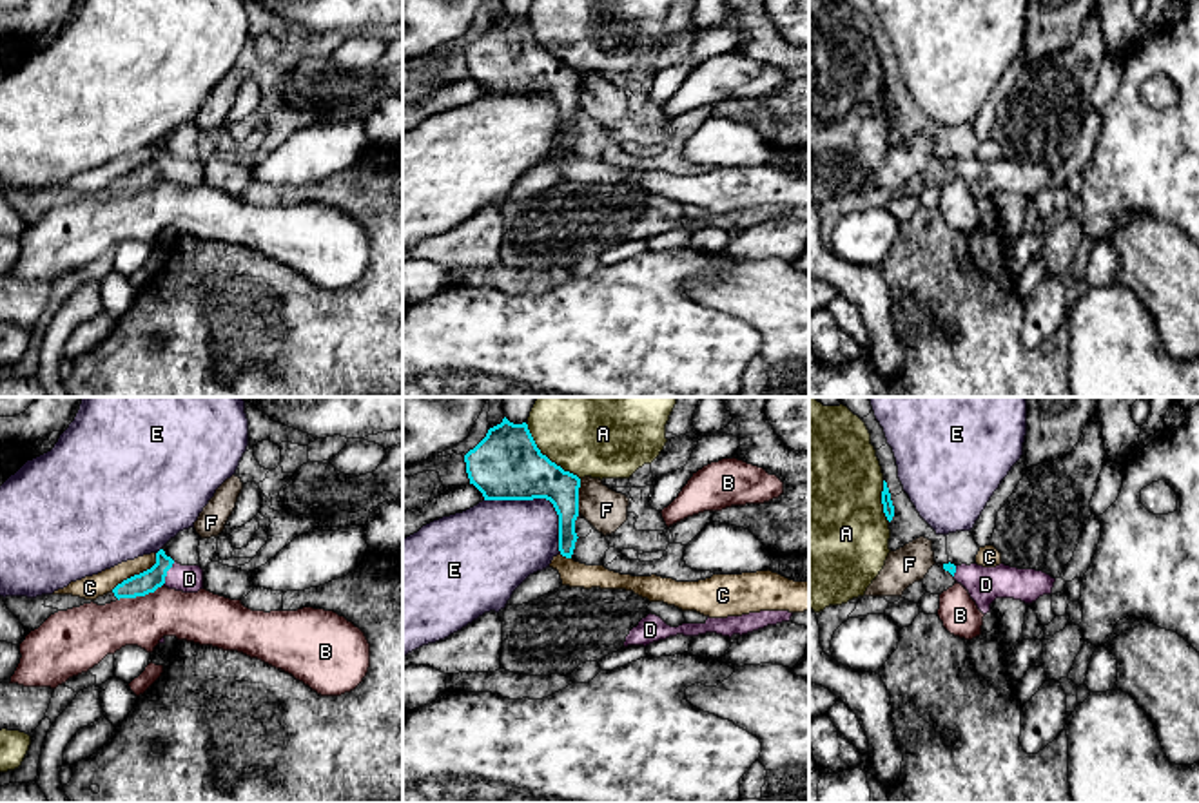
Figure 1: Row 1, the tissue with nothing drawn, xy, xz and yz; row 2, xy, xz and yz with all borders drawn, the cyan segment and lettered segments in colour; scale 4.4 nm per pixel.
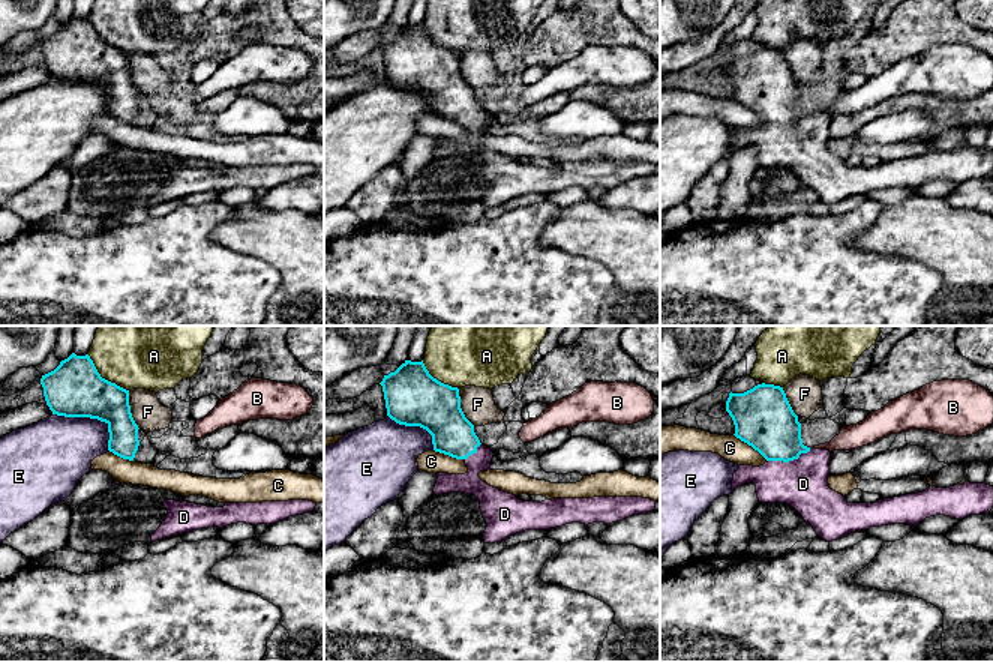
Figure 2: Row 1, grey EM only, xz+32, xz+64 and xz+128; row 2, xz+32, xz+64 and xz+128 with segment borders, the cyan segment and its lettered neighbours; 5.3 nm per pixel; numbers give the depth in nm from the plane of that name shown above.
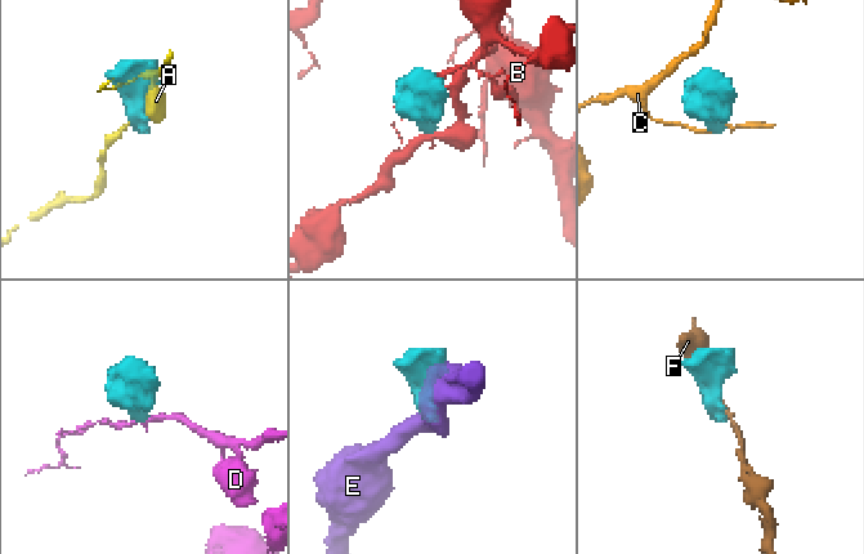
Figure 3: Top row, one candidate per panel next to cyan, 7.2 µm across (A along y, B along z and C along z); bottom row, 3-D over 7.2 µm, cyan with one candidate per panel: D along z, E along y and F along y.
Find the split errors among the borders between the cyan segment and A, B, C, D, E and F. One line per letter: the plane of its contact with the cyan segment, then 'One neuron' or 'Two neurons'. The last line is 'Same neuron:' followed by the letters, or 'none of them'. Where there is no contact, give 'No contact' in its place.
A: Touches cyan in xz. Two neurons
B: Touches cyan in xy. Two neurons
C: Touches cyan in xy. Two neurons
D: Touches cyan in xy. One neuron
E: Touches cyan in xz. Two neurons
F: Touches cyan in xz. Two neurons
Same neuron: D

